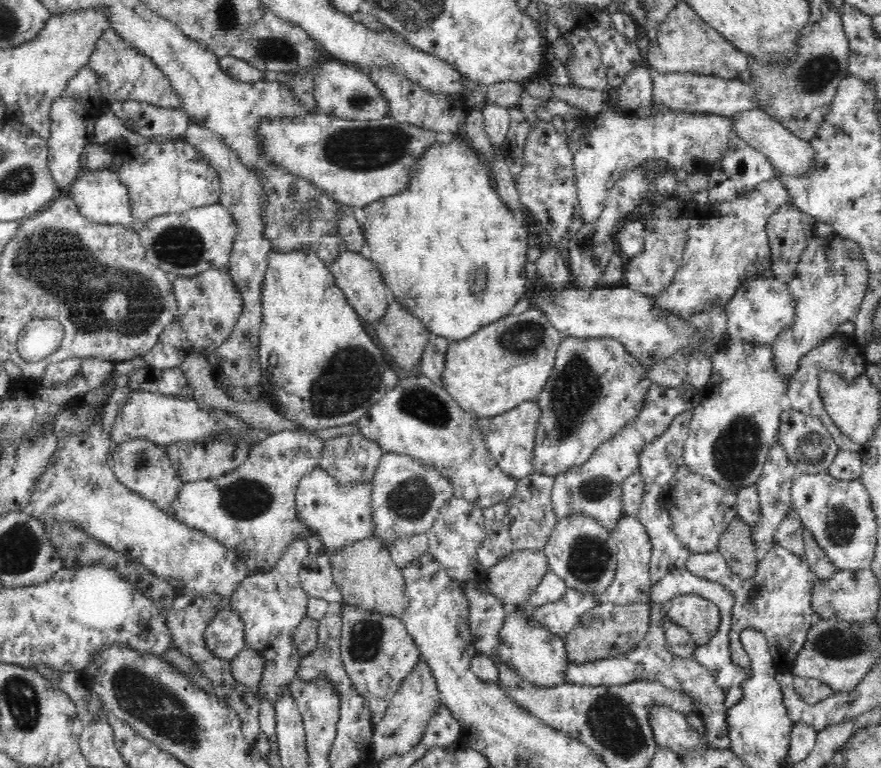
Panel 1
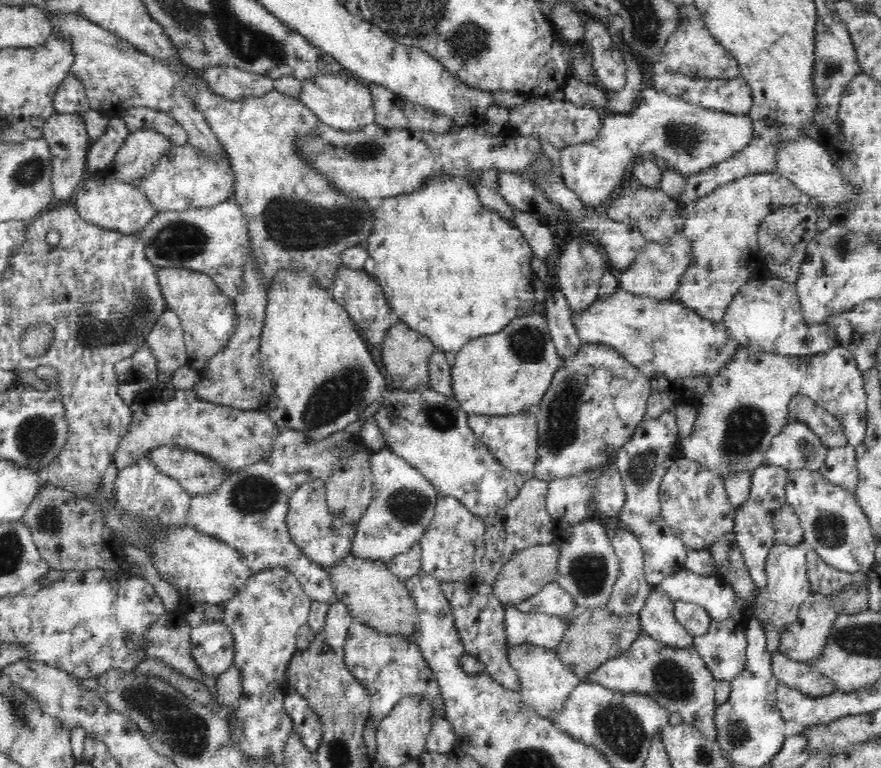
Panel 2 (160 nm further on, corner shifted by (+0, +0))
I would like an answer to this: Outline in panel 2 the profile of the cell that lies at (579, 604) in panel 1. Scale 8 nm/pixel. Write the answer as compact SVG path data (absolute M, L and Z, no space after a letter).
M516 605L506 607L506 640L508 647L521 642L556 649L572 624L572 615L552 615L542 611L522 611Z

